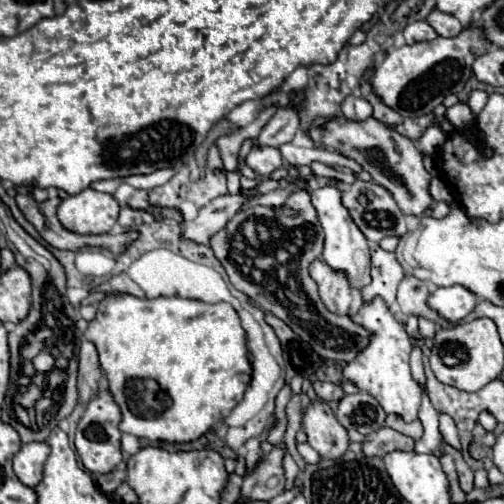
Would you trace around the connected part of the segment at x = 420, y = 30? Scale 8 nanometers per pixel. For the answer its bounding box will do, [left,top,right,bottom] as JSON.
[403,21,437,45]

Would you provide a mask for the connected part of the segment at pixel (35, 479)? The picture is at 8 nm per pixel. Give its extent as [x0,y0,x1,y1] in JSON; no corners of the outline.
[13,443,49,487]

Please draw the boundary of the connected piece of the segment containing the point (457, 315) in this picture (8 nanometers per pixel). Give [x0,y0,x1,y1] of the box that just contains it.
[429,285,477,321]

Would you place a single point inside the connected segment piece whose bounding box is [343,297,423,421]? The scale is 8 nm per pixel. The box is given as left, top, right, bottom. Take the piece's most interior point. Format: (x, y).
(382, 369)

